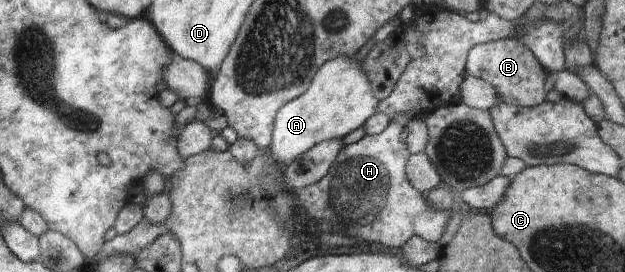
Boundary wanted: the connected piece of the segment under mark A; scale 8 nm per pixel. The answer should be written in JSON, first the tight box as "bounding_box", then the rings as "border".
{"bounding_box":[268,55,379,165],"border":[[[341,55],[323,63],[323,67],[319,67],[319,71],[313,76],[307,91],[288,101],[277,111],[268,148],[275,161],[287,165],[318,143],[341,140],[351,131],[362,127],[377,112],[379,101],[373,97],[369,79],[361,67],[362,64],[354,58]]]}

